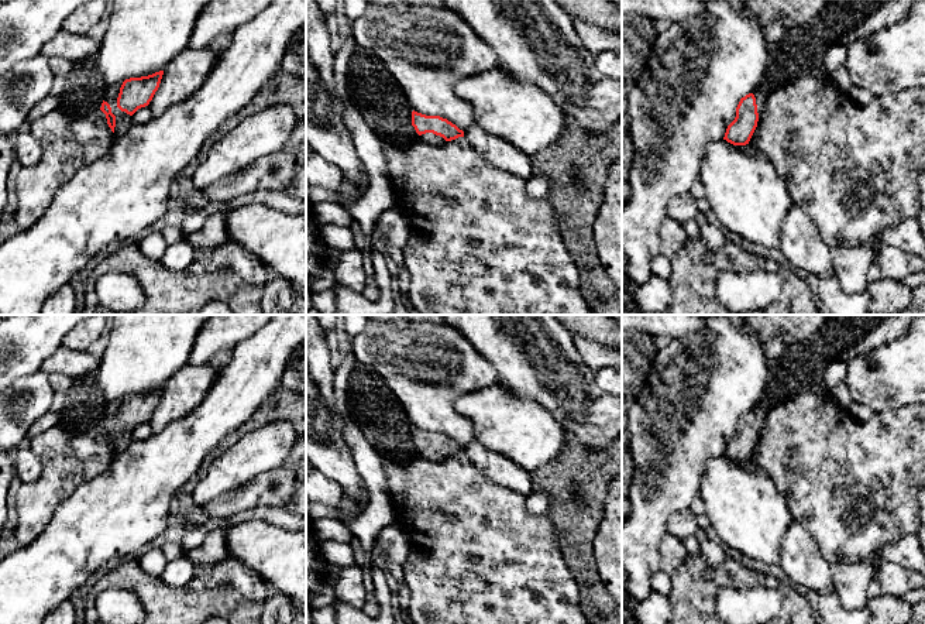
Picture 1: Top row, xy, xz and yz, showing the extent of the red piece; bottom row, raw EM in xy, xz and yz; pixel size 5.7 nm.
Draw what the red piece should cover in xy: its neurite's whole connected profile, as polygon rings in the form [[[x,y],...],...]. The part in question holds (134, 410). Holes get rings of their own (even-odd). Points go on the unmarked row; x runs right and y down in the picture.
[[[164,387],[148,392],[125,395],[120,404],[117,424],[133,432],[138,425],[145,424],[152,416],[159,404]]]

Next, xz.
[[[412,428],[412,442],[419,452],[433,449],[443,453],[446,457],[464,453],[464,448],[455,440],[440,432],[426,432],[417,428]]]

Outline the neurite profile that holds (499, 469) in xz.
[[[475,439],[464,448],[464,453],[491,481],[525,497],[533,491],[530,472],[506,456],[485,448]]]

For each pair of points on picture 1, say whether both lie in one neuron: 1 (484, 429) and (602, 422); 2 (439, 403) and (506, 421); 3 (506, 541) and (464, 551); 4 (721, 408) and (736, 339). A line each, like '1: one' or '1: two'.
1: two
2: two
3: one
4: one

